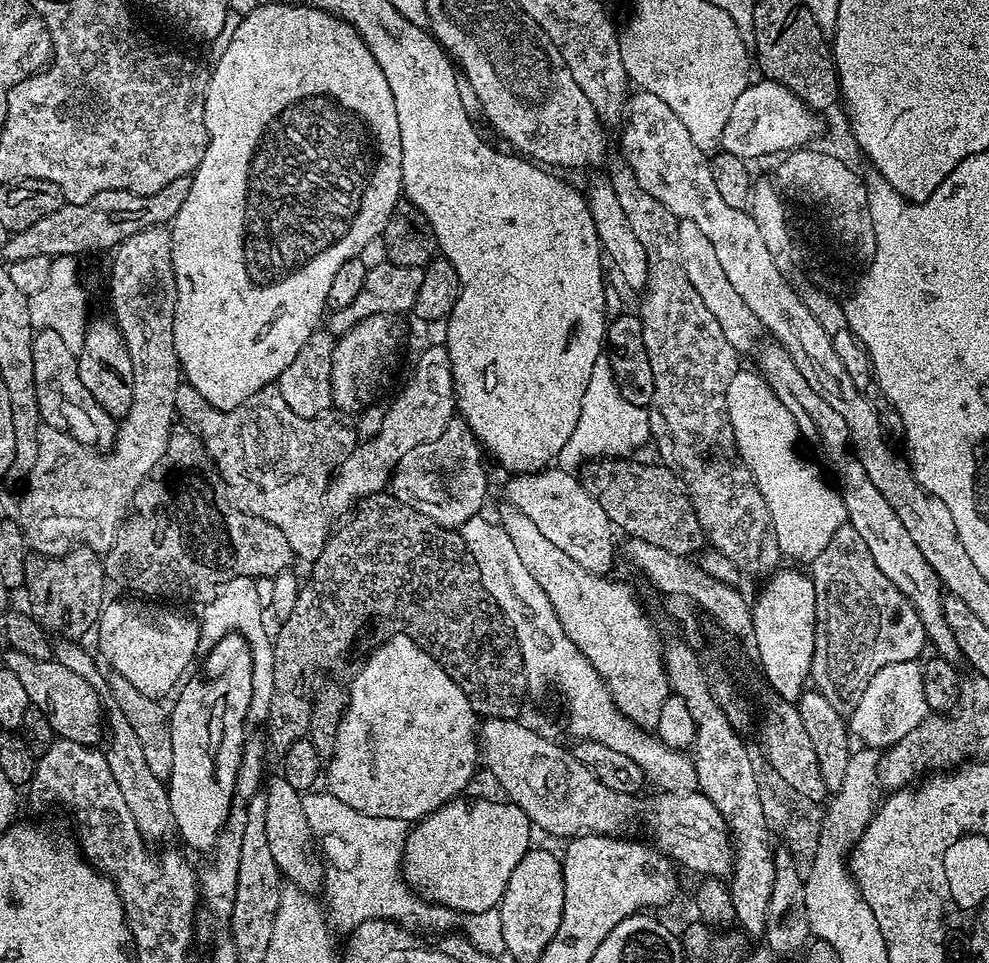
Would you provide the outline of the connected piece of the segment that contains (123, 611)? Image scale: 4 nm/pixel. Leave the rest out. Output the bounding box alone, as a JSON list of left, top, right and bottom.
[94,599,201,698]

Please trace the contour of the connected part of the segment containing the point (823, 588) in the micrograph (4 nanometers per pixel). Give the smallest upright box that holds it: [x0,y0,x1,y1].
[810,522,926,714]

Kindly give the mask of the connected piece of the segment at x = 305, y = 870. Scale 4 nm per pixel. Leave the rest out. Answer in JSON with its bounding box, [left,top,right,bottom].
[266,778,326,894]

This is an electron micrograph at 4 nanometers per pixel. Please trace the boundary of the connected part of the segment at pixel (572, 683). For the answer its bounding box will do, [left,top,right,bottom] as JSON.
[460,514,697,792]

